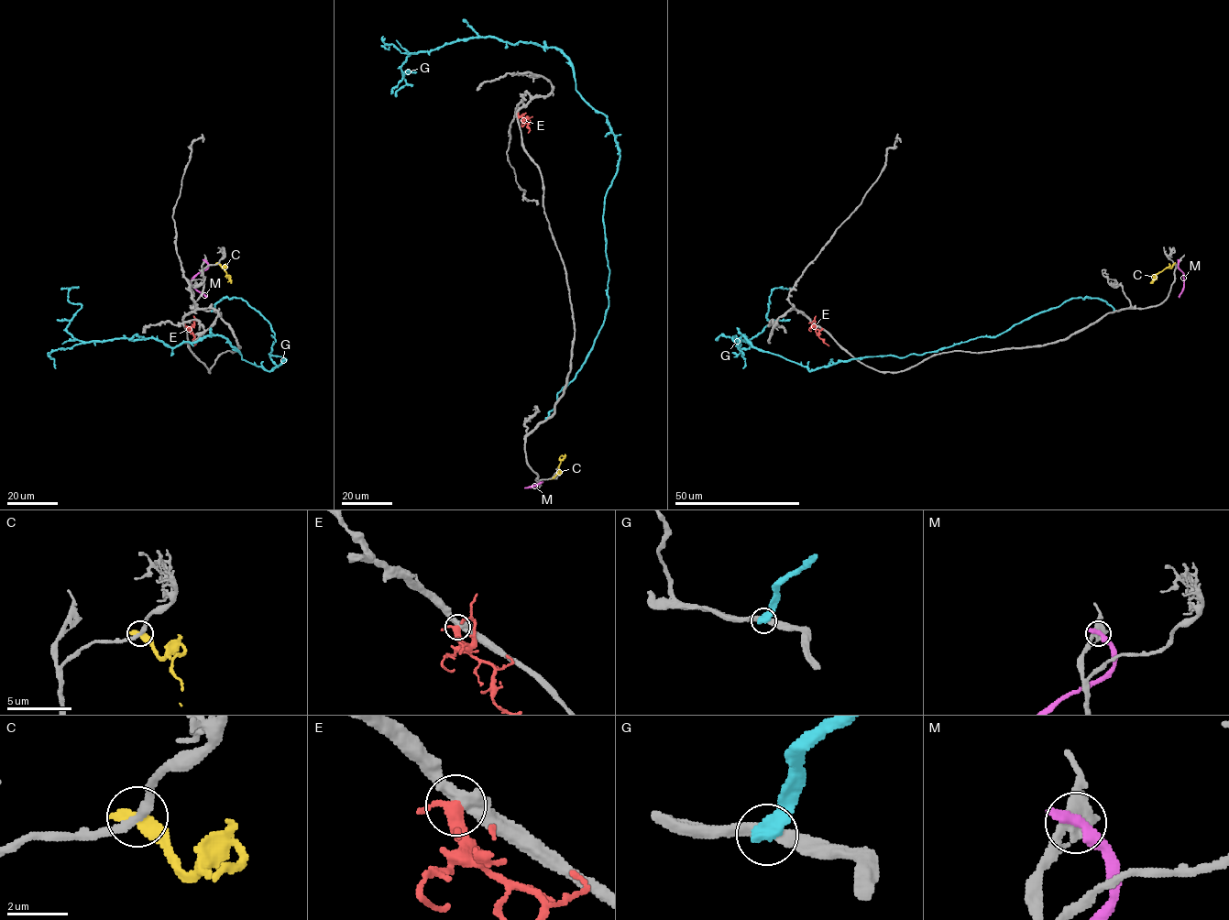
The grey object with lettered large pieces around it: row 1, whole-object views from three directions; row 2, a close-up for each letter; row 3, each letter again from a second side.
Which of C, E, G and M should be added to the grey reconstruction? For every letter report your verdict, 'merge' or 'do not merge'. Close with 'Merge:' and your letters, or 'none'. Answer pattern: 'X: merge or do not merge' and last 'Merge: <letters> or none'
C: do not merge
E: do not merge
G: do not merge
M: do not merge
Merge: none

